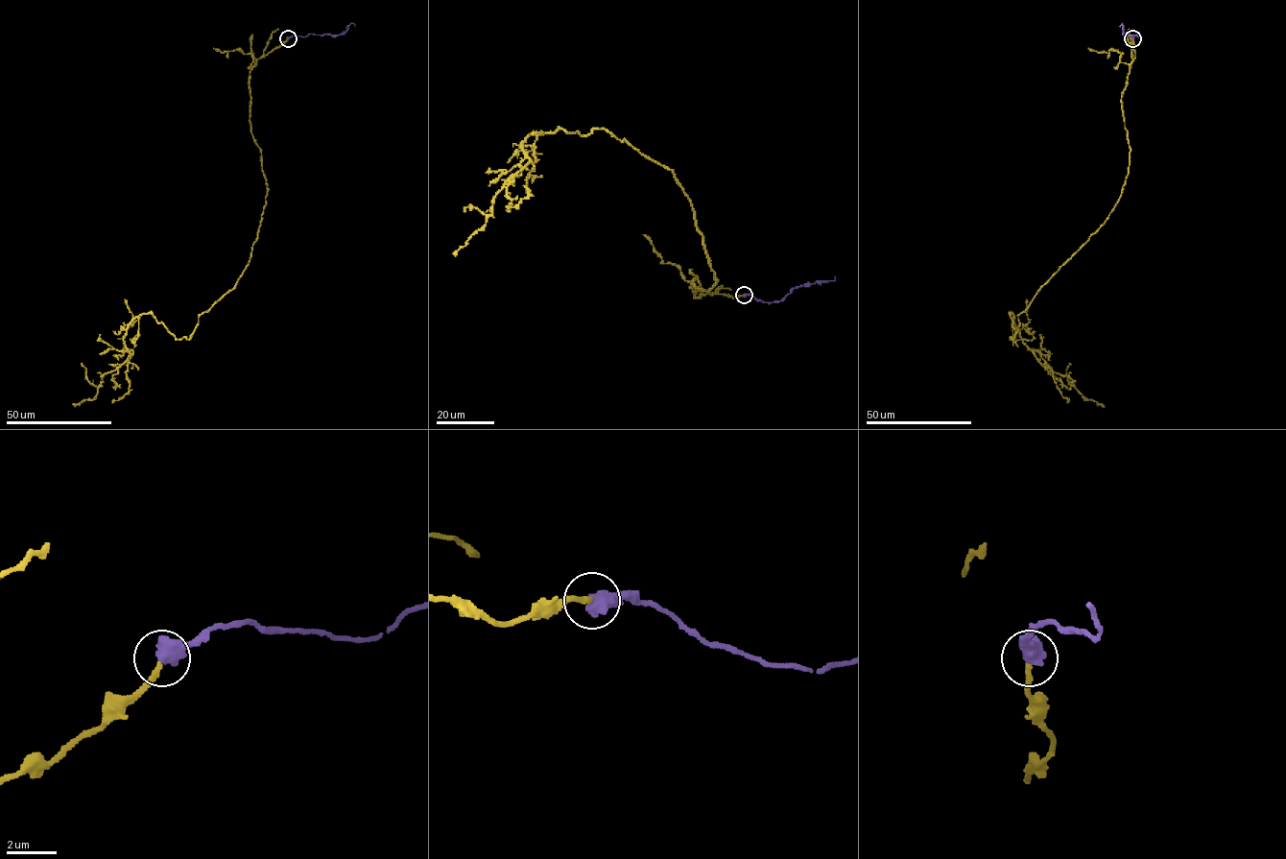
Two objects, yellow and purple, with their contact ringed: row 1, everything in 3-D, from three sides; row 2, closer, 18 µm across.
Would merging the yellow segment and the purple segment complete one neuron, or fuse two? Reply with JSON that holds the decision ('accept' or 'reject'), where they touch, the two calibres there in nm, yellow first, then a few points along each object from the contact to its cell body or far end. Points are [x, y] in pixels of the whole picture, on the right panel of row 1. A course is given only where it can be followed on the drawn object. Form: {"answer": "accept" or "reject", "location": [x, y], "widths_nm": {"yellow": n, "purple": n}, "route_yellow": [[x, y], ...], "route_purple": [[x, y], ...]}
{"answer": "accept", "location": [1132, 38], "widths_nm": {"yellow": 200, "purple": 750}, "route_yellow": [[1132, 38], [1121, 96], [1130, 164], [1118, 202], [1018, 315], [1012, 339], [1010, 313], [1036, 359], [1104, 406]], "route_purple": [[1132, 38], [1138, 36], [1138, 34], [1125, 35], [1123, 23], [1119, 27]]}

